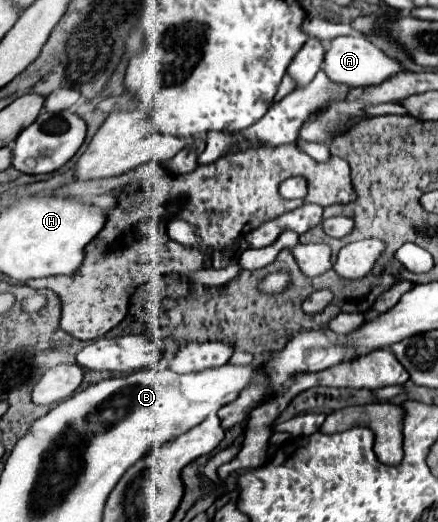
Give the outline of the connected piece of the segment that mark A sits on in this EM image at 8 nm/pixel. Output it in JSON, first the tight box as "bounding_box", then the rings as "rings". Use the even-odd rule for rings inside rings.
{"bounding_box":[325,34,405,86],"rings":[[[355,34],[355,36],[339,36],[329,42],[327,54],[325,54],[325,72],[329,78],[341,84],[349,86],[379,86],[391,76],[405,72],[401,62],[393,56],[387,56],[381,48],[371,44],[365,36]],[[371,74],[385,74],[385,76],[371,76]]]}

